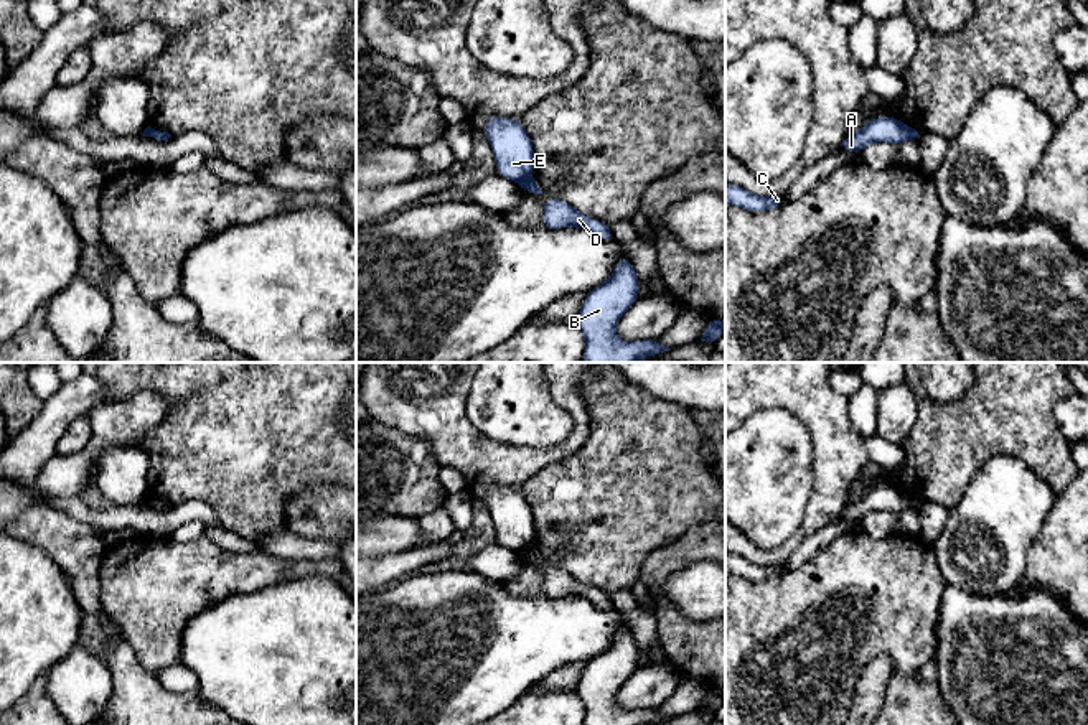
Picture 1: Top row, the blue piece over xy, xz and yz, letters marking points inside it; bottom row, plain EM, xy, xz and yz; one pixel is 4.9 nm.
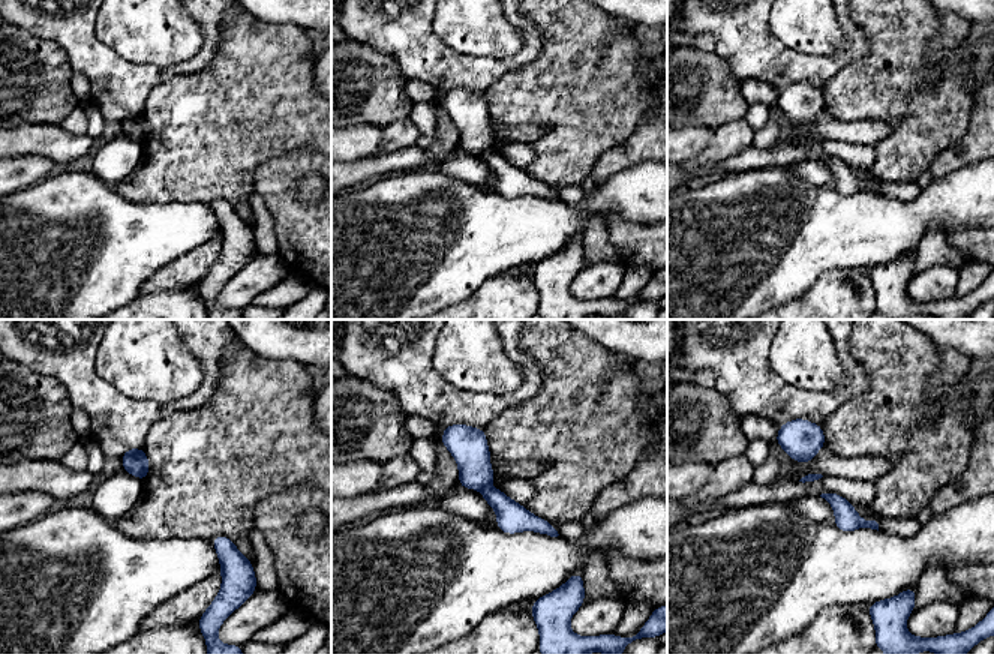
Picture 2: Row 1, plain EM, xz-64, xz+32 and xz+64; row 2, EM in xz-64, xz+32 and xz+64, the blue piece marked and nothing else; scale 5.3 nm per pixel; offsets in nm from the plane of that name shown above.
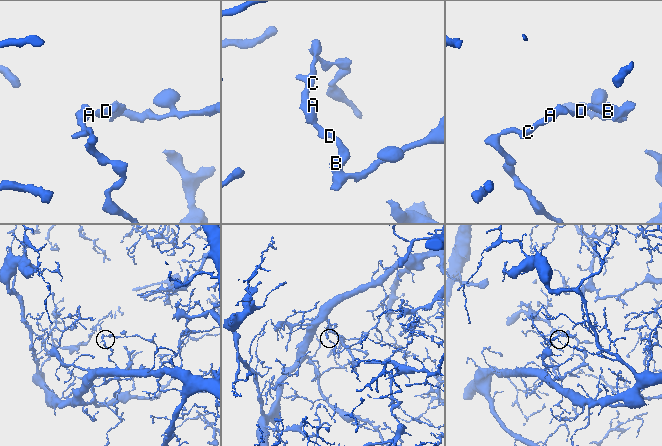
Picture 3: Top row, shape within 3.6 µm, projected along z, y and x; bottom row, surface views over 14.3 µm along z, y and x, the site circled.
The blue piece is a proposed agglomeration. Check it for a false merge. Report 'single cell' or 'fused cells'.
fused cells

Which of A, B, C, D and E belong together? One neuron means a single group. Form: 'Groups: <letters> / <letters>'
Groups: A C E / B D

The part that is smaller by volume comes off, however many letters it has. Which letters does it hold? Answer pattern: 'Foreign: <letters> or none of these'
Foreign: B, D

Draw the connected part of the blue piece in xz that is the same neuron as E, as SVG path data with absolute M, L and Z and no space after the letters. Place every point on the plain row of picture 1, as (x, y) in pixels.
M490 486L483 503L493 516L498 544L519 552L532 542L532 511L521 489Z

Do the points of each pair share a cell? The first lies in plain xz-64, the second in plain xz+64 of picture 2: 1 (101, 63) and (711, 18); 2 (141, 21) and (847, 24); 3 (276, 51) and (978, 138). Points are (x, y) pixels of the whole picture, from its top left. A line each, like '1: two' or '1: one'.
1: one
2: two
3: two

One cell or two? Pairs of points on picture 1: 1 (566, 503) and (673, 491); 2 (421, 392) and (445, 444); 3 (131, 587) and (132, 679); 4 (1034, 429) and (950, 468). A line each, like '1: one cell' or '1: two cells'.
1: one cell
2: one cell
3: two cells
4: one cell

